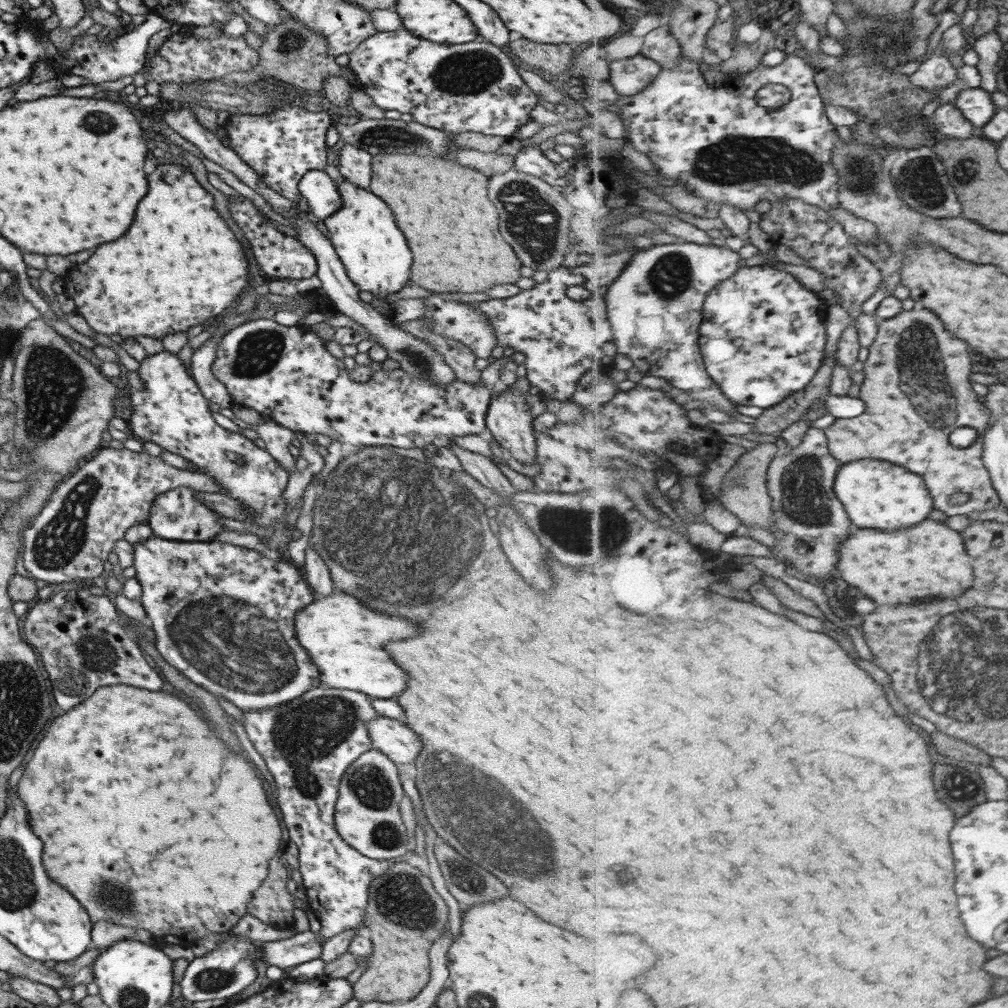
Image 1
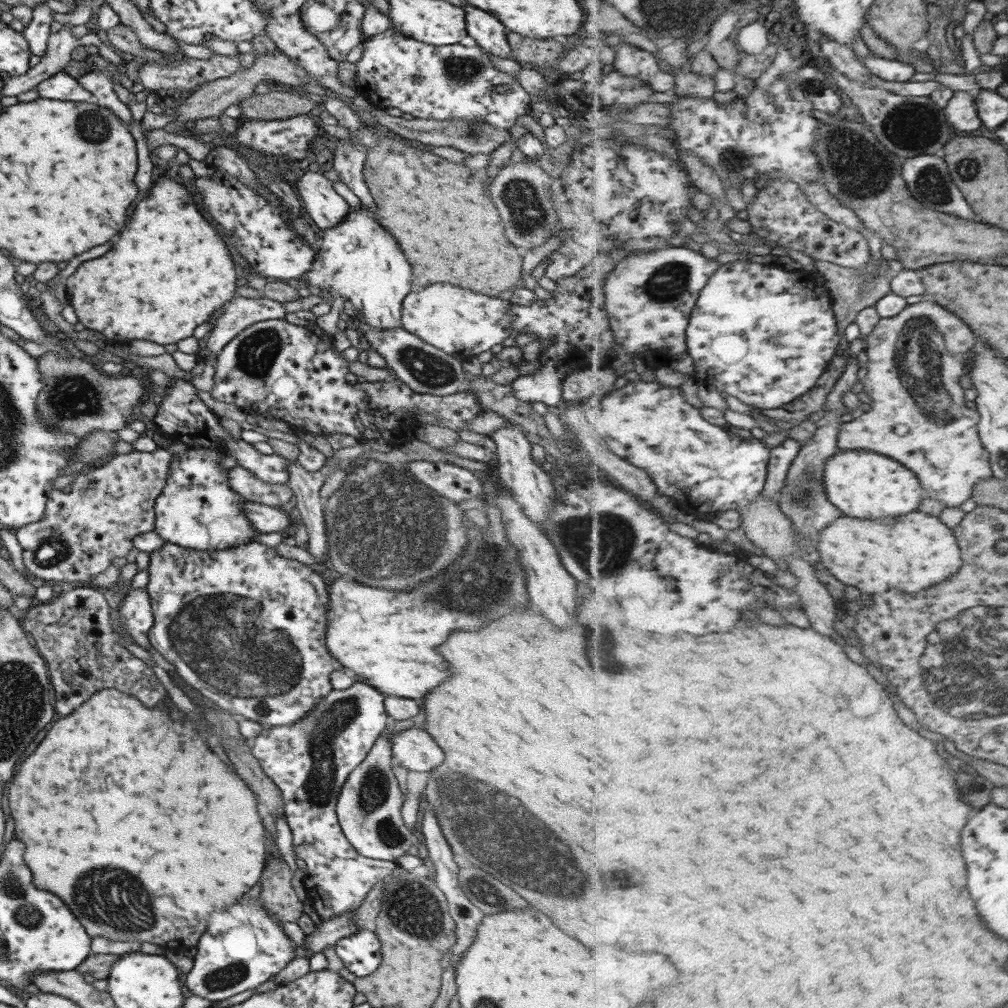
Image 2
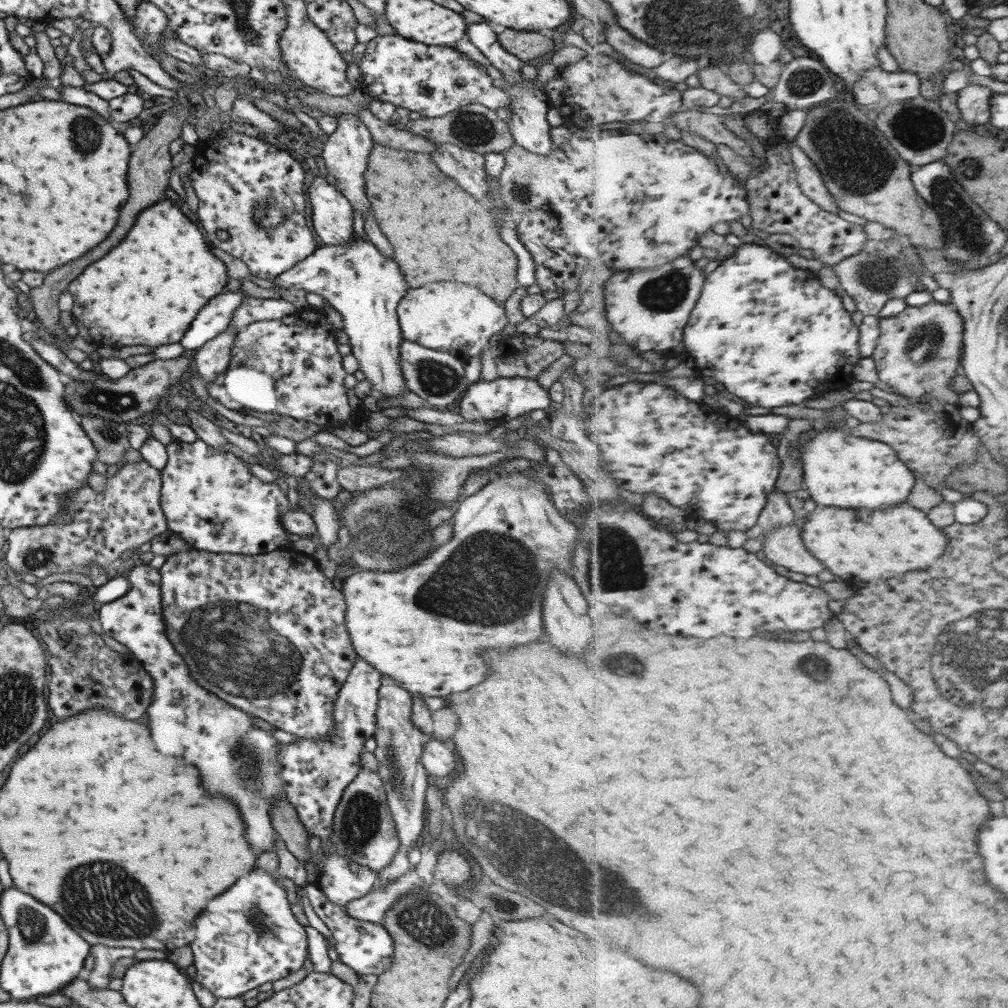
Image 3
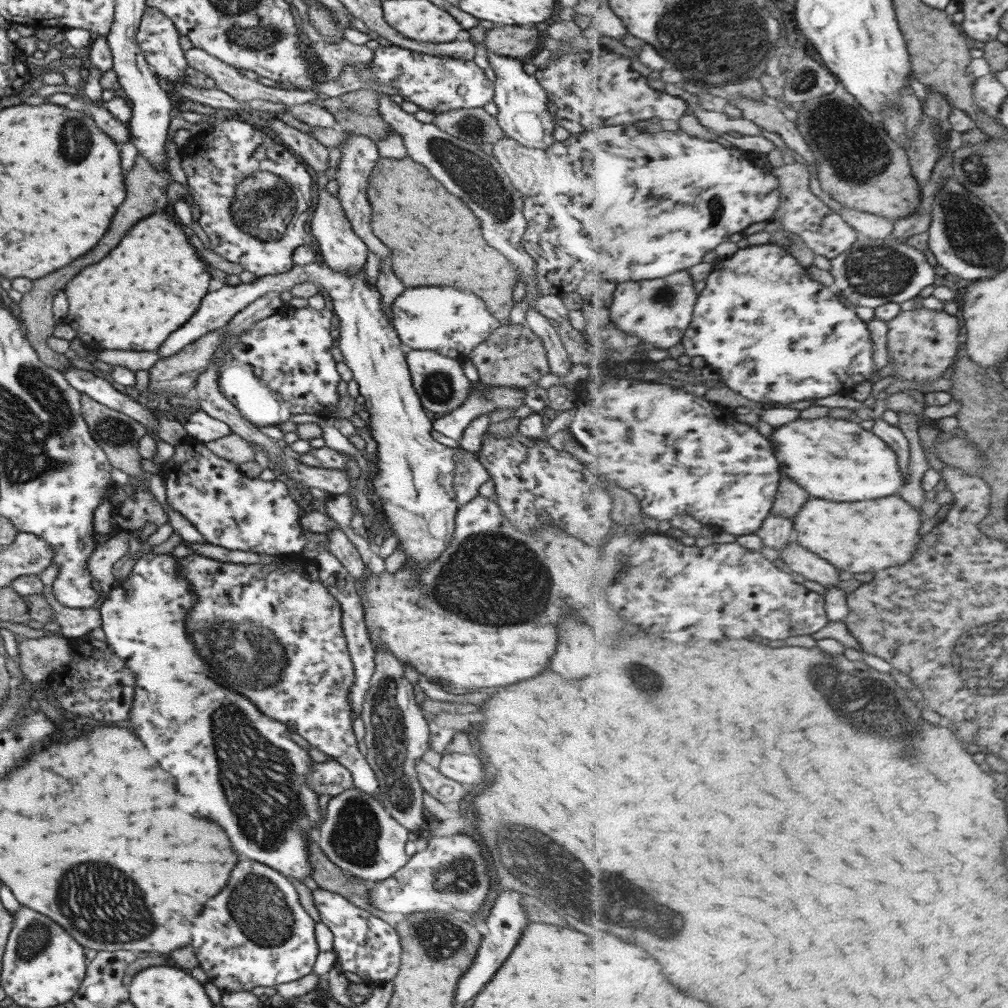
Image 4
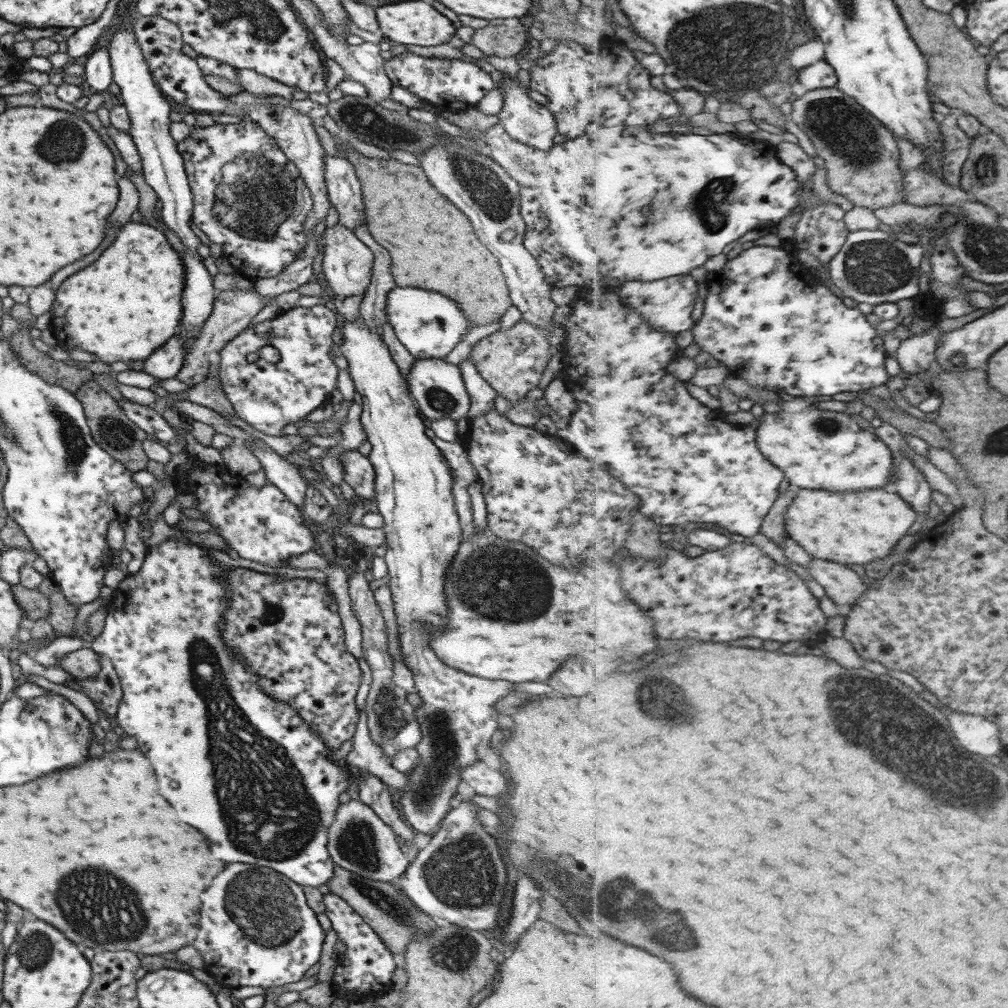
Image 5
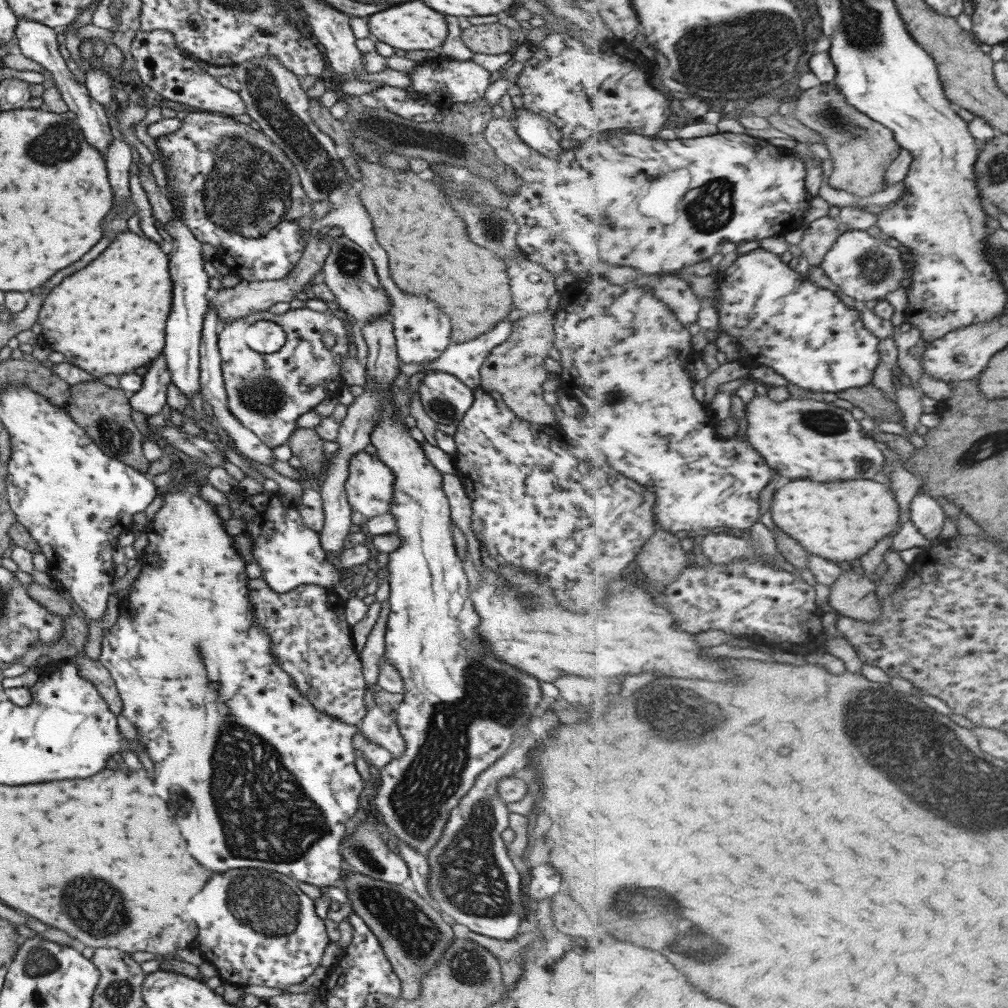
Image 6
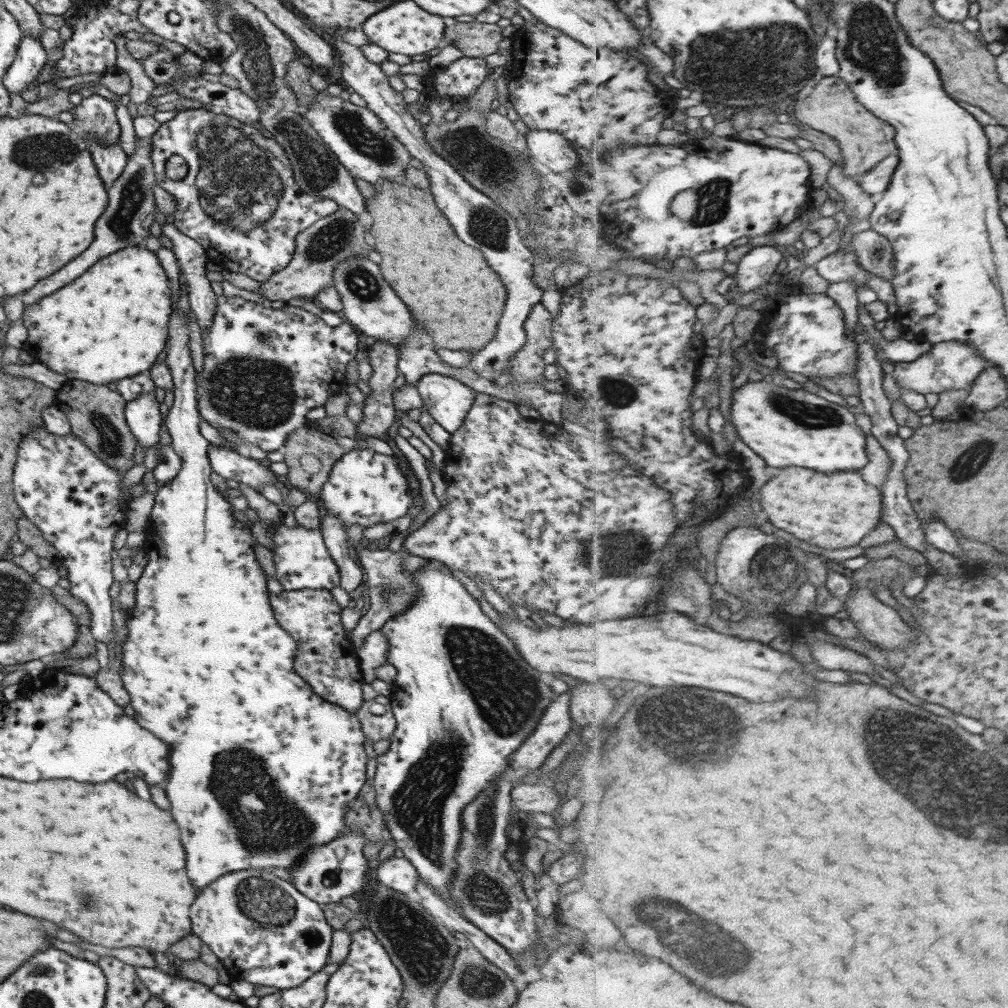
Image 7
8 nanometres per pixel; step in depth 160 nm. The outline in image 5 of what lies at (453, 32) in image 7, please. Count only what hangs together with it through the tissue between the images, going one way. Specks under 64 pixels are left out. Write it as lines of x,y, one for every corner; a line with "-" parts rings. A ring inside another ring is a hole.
485,26
474,29
471,35
471,45
478,48
483,54
488,56
515,56
526,44
526,29
522,26

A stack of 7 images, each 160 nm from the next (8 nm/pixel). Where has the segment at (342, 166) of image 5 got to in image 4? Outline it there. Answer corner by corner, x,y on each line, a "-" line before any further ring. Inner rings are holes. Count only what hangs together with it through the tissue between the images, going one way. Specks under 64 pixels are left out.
277,118
265,120
265,126
269,126
280,138
281,142
292,154
299,157
303,163
309,165
318,176
327,166
328,148
315,141
311,135
303,133

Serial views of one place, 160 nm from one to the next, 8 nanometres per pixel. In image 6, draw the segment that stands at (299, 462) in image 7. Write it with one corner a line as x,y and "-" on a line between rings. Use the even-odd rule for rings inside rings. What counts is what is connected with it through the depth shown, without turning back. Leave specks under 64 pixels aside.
297,427
286,440
293,456
299,456
301,468
304,468
303,477
318,473
323,468
323,462
328,455
323,453
323,440
314,429

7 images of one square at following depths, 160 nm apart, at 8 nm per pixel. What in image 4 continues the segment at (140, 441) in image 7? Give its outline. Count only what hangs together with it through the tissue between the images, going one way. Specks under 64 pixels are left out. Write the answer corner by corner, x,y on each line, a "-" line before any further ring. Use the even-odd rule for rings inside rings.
312,260
304,265
293,265
287,272
276,275
261,276
248,284
240,283
238,286
223,286
219,290
207,291
194,314
175,332
171,332
171,336
168,336
167,340
159,346
157,354
159,354
160,359
174,356
181,348
193,343
194,340
199,339
210,330
225,326
232,316
235,316
237,312
242,311
250,302
253,302
258,296
263,296
266,292
289,291
297,284
311,283
325,297
331,298
339,328
338,339
335,340
334,344
339,348
343,362
352,372
352,379
358,384
358,394
364,398
363,407
370,414
366,422
370,426
371,438
376,442
377,464
375,466
378,471
372,480
371,498
376,508
384,511
389,534
395,534
398,538
398,545
395,549
401,549
409,556
409,559
402,566
411,567
416,572
414,581
418,583
418,576
420,575
418,572
426,567
427,563
436,559
447,548
447,543
451,540
454,529
454,514
458,507
452,480
456,454
464,452
464,450
460,446
450,448
441,445
429,435
429,430
432,429
432,420
429,420
423,412
419,397
412,387
410,372
404,359
405,349
380,305
380,292
375,286
365,284
363,270
347,276
347,273
333,273
322,260

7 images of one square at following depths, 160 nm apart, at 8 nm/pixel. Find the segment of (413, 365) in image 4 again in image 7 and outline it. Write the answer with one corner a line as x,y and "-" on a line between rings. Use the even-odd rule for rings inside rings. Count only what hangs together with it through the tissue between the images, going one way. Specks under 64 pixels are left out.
437,373
425,374
415,384
422,406
428,415
449,434
455,432
474,399
474,394
453,377

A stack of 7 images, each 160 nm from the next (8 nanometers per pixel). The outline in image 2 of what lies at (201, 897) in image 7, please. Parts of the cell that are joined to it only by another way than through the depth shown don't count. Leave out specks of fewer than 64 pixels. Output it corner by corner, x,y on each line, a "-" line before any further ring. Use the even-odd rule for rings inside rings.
241,898
229,908
216,909
207,917
205,932
196,942
192,968
185,974
183,989
187,994
219,1001
254,989
276,975
295,957
295,944
277,925
277,920
262,904

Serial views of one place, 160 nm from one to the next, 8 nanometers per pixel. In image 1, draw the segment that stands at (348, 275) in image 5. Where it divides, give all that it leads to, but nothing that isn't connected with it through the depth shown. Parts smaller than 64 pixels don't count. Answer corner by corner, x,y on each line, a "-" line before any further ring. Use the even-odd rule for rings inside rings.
323,170
305,172
297,183
297,190
311,209
310,218
319,225
327,216
332,216
333,212
341,208
336,184

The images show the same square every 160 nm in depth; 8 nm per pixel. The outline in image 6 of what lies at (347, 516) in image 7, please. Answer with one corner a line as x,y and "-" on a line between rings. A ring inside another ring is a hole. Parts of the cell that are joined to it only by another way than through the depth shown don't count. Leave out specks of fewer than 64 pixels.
363,451
355,453
348,463
345,498
351,511
359,512
366,519
387,513
389,504
391,504
391,496
393,496
393,475
389,468
377,460
374,454
367,454

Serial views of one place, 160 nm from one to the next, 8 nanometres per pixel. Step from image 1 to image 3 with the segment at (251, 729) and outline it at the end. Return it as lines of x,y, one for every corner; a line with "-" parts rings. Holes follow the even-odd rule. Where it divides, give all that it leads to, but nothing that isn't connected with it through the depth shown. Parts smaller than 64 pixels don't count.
356,656
353,666
341,688
337,691
337,700
333,708
333,734
327,740
303,740
297,737
293,744
276,744
279,757
279,778
282,792
286,801
295,809
299,822
307,831
309,837
317,837
320,847
328,848
327,839
331,837
331,825
336,804
341,798
343,789
353,780
361,770
359,754
363,743
373,738
375,733
375,709
377,709
377,694
380,687
380,674
371,668
362,658
-
327,851
325,860
320,866
322,867
315,884
322,890
327,900
341,907
365,896
377,879
376,872
358,865
335,851

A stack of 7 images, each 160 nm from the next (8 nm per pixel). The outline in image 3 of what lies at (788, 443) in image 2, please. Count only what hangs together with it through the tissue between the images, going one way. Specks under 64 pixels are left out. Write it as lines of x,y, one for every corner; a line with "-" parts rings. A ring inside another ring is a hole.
776,488
769,495
767,506
762,511
759,517
759,522
744,534
747,539
750,538
764,538
764,536
778,526
785,526
795,521
795,512
789,506
789,496
786,492
780,491

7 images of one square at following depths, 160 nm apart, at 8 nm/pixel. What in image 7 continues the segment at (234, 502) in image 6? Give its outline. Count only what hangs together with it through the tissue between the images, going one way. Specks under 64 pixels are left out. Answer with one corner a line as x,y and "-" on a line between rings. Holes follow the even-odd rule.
280,522
274,529
272,538
275,547
272,549
275,578
283,591
301,591
303,589
331,590
338,586
339,571
329,556
318,528
308,529
299,525
287,527

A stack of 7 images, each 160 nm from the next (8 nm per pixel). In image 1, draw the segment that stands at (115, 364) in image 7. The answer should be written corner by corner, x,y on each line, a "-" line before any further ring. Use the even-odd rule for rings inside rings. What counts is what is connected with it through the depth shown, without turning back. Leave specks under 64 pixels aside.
176,162
160,164
153,172
149,172
147,186
149,186
149,190
143,196
143,200
139,200
137,210
135,210
135,218
133,218
131,226
127,228
127,232
123,234
123,238
97,246
89,258
89,264
87,264
87,260
83,264
74,263
64,277
63,292
74,302
75,313
86,320
92,332
107,336
119,334
121,337
134,338
141,334
141,336
150,336
156,339
162,339
166,334
173,334
174,332
187,332
190,326
201,325
207,318
221,314
229,304
236,302
240,298
239,294
245,287
245,283
248,282
247,259
243,255
239,242
235,240
233,232
227,228
223,218
213,210
211,194
195,181
193,175
182,164

